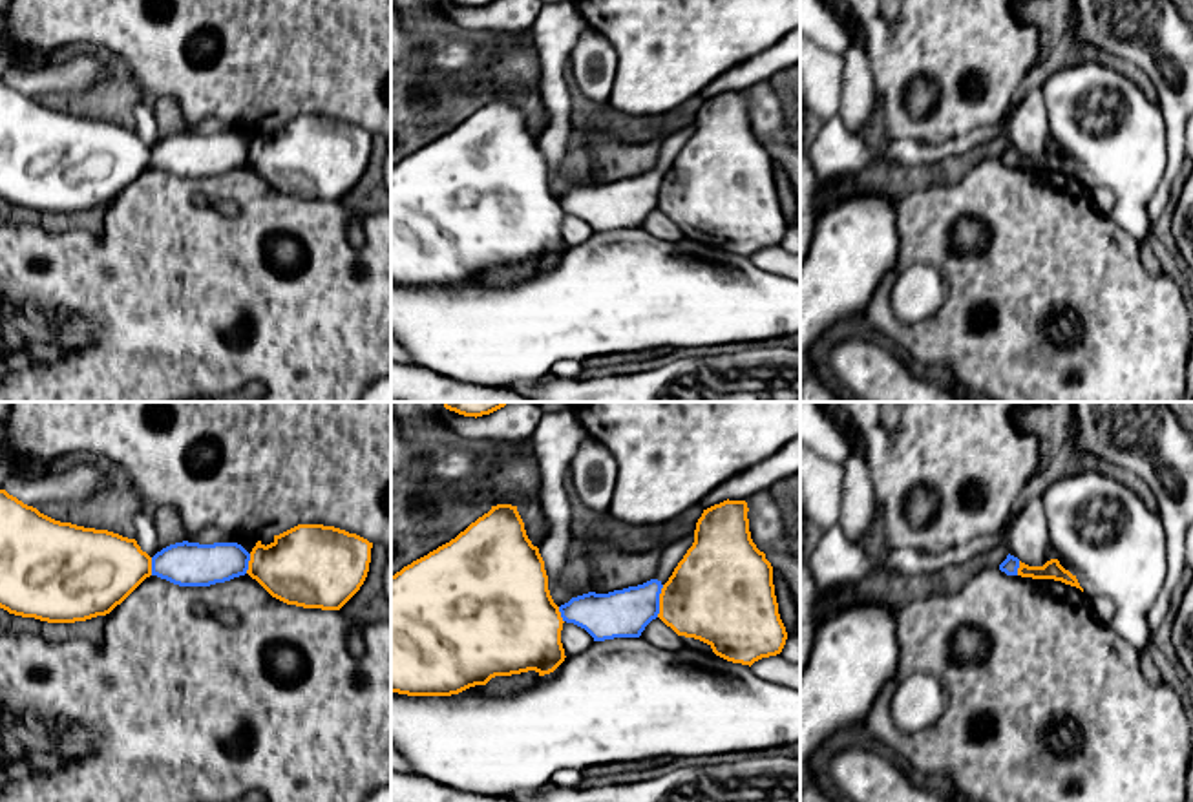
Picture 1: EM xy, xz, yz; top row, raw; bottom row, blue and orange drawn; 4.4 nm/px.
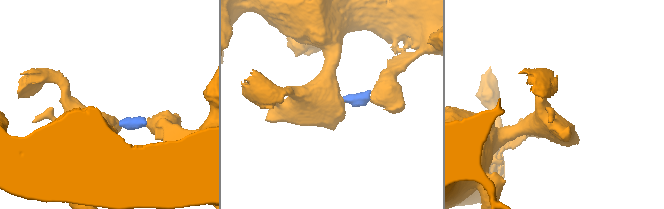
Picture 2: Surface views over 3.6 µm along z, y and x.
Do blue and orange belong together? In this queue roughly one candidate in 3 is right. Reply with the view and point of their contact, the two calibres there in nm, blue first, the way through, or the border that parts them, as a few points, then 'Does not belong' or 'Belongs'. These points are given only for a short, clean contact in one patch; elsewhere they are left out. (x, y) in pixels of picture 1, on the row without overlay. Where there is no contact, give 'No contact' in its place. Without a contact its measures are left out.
Touches blue at xz (658, 192). Thickness 220 nm (blue) against 420 nm. Does not belong

